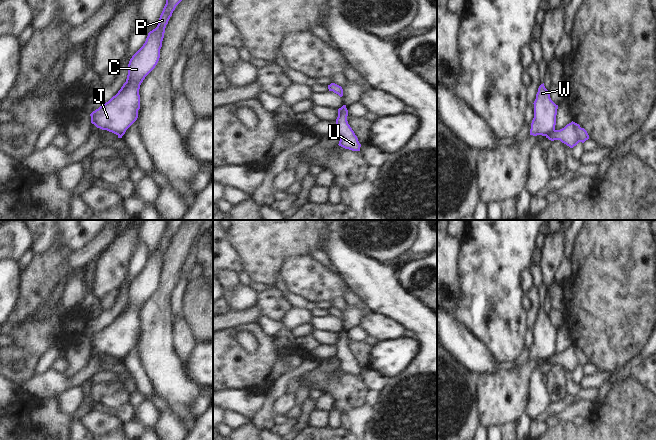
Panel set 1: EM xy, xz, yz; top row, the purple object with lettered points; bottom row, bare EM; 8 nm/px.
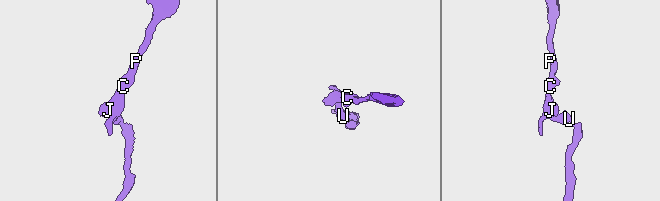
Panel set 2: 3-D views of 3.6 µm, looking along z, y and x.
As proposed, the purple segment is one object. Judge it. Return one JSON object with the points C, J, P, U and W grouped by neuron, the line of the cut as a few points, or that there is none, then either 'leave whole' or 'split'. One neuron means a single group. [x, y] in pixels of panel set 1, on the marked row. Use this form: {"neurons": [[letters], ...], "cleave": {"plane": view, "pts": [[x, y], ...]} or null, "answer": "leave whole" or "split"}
{"neurons": [["C", "J", "P", "W"], ["U"]], "cleave": {"plane": "yz", "pts": [[554, 129], [546, 136]]}, "answer": "split"}

